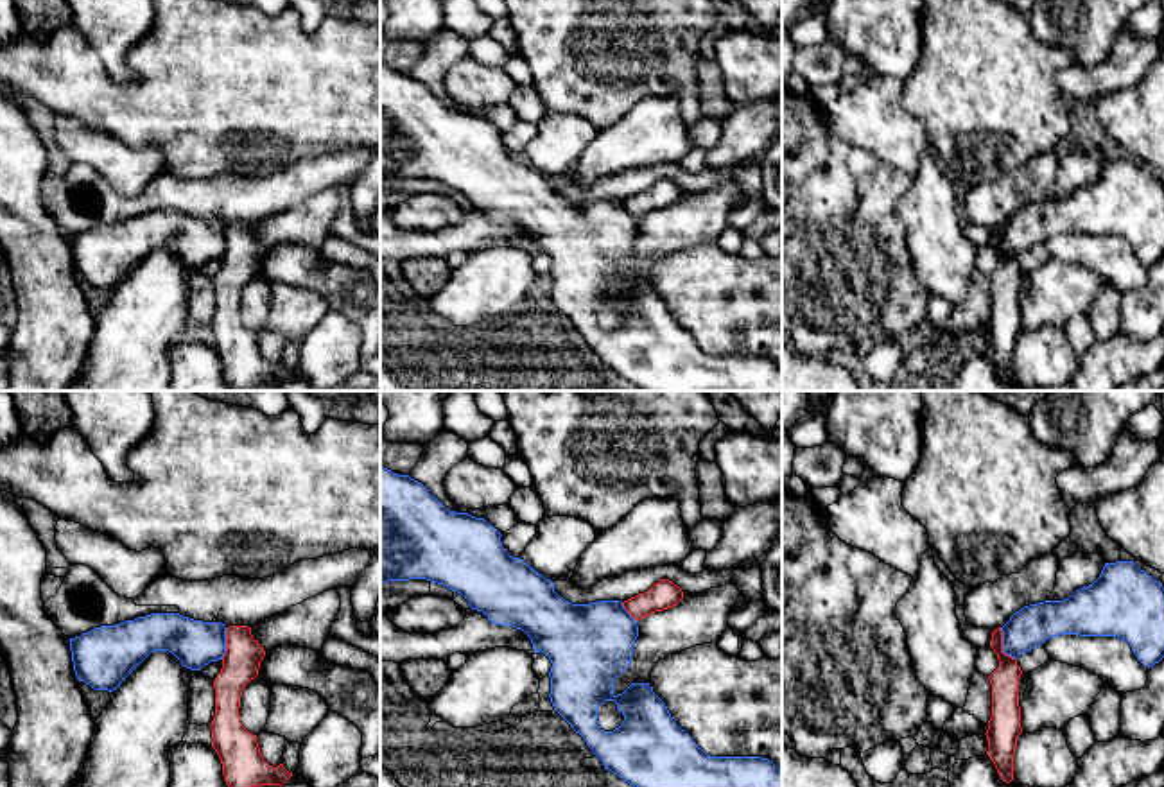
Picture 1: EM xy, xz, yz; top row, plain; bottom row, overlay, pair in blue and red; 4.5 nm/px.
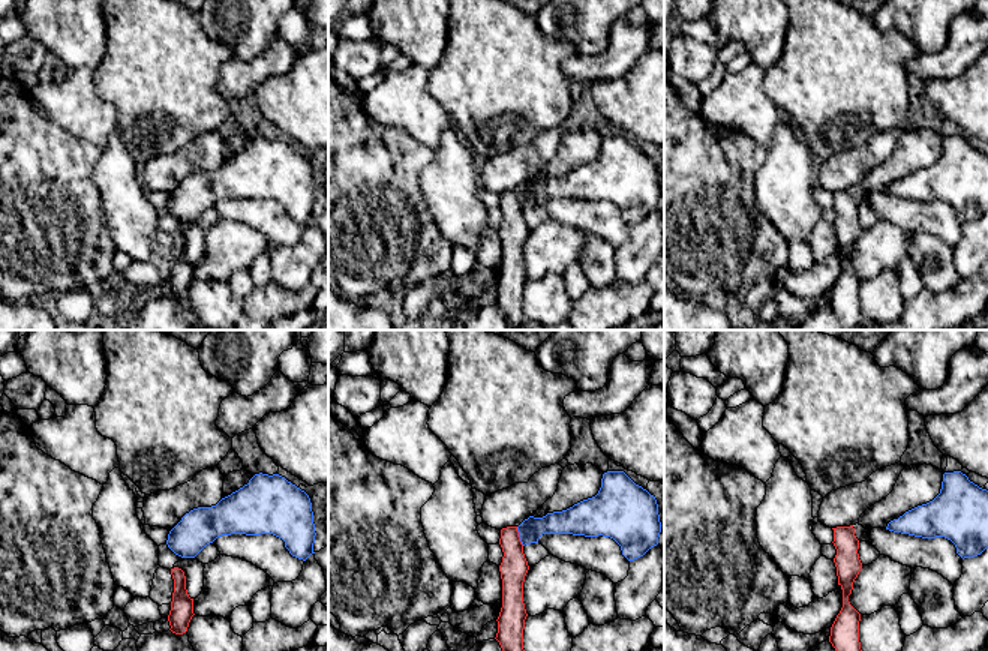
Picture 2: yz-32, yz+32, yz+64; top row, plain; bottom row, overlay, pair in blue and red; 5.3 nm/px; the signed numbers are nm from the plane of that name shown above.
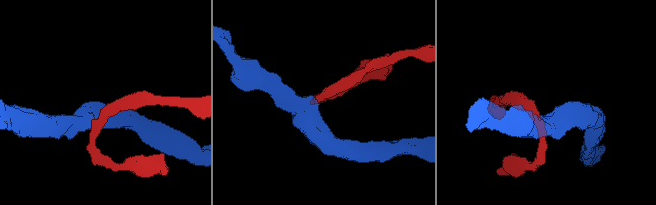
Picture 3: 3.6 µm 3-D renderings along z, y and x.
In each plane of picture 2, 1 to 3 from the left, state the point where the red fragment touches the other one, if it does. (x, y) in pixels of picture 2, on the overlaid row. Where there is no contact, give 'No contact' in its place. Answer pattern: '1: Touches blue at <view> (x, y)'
1: No contact
2: Touches blue at yz+32 (519, 536)
3: No contact

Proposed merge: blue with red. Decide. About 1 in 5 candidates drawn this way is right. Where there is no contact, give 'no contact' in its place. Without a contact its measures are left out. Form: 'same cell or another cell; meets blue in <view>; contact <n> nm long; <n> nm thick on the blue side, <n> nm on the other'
another cell; meets blue in yz; contact 170 nm long; 180 nm thick on the blue side, 130 nm on the other

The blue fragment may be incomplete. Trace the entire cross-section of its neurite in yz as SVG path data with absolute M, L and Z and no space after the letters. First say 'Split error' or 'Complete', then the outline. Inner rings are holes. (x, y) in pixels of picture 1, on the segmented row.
Complete. M1134 561L1105 563L1099 577L1064 601L1044 601L1015 611L1001 627L1003 653L1019 658L1051 636L1117 636L1130 644L1144 667L1164 658L1164 586Z

